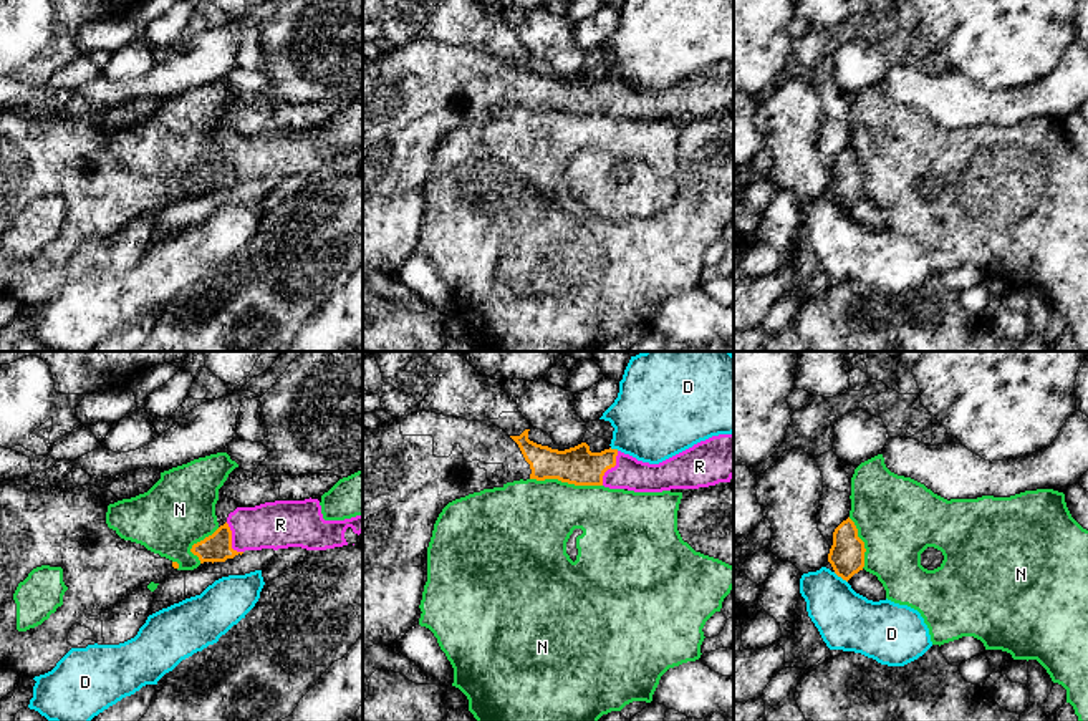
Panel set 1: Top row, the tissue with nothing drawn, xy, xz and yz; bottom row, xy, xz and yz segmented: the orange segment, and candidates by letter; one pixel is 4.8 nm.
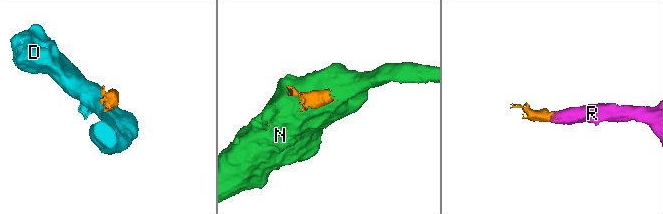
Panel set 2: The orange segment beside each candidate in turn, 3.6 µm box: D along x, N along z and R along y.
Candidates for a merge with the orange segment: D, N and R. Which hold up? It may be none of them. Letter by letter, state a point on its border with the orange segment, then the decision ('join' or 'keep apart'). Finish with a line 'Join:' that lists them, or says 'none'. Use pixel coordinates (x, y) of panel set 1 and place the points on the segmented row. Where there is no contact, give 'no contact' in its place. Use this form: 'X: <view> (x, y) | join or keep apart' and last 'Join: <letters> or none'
D: yz (840, 575) | keep apart
N: xz (567, 481) | keep apart
R: xz (610, 468) | join
Join: R

